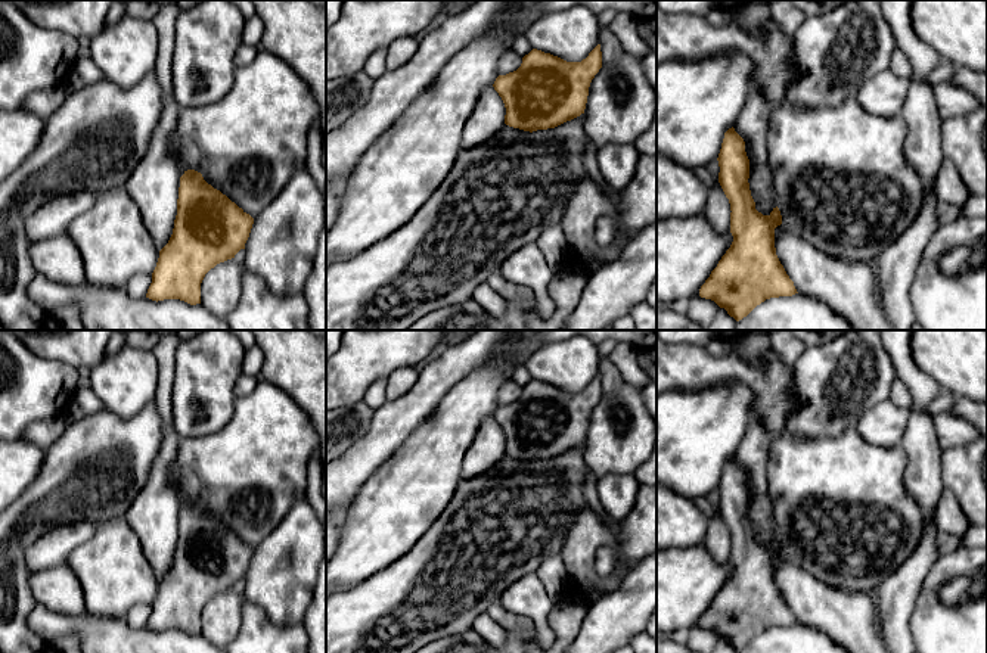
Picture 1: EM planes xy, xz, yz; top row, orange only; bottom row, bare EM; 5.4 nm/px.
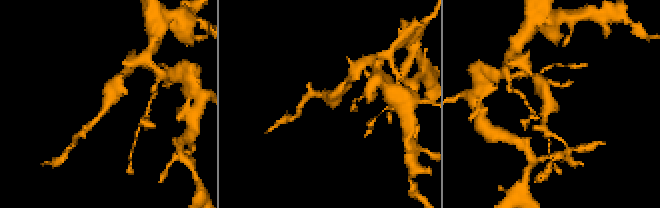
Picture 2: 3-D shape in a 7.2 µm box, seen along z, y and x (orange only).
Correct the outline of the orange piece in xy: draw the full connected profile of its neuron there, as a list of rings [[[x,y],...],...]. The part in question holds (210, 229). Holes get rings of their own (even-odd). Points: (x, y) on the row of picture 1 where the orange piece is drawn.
[[[187,170],[180,177],[177,215],[168,243],[159,251],[152,283],[146,298],[152,301],[180,299],[190,305],[201,304],[201,283],[217,264],[235,258],[245,249],[254,218],[220,190],[208,184],[202,174]]]

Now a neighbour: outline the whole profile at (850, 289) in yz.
[[[783,223],[775,228],[775,248],[798,293],[828,304],[854,330],[894,330],[879,307],[873,264],[848,262],[826,255],[791,233]]]

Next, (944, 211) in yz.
[[[946,202],[937,203],[935,217],[937,217],[937,221],[938,221],[940,226],[947,223],[949,220],[957,218],[957,215],[959,215],[957,206],[953,206],[953,205],[946,203]]]

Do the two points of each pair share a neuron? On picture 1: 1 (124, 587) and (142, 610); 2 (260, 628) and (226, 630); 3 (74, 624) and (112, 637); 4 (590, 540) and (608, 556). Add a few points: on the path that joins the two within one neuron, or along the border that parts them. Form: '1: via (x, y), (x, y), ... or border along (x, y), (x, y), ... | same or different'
1: border along (151, 603), (136, 603), (123, 616) | different
2: border along (245, 597), (241, 628), (235, 637) | different
3: via (83, 624), (99, 637), (104, 637) | same
4: border along (614, 529), (615, 546), (595, 559), (602, 578) | different

